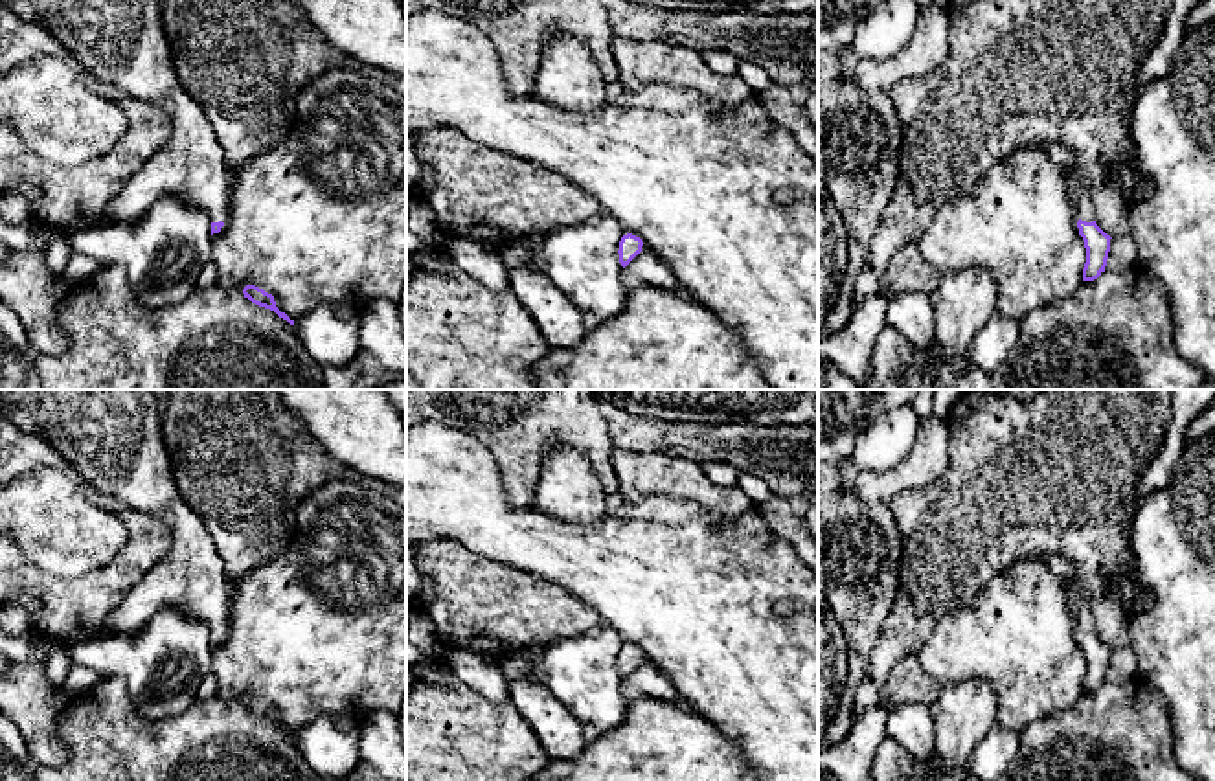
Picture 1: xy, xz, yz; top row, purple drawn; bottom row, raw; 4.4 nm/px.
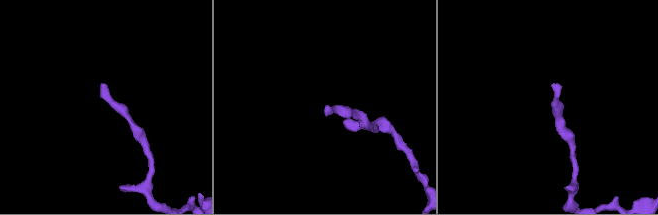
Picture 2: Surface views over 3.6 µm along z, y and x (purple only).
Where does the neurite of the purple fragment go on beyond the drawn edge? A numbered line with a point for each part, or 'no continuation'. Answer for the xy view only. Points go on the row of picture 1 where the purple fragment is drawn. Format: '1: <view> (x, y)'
1: xy (124, 43)

